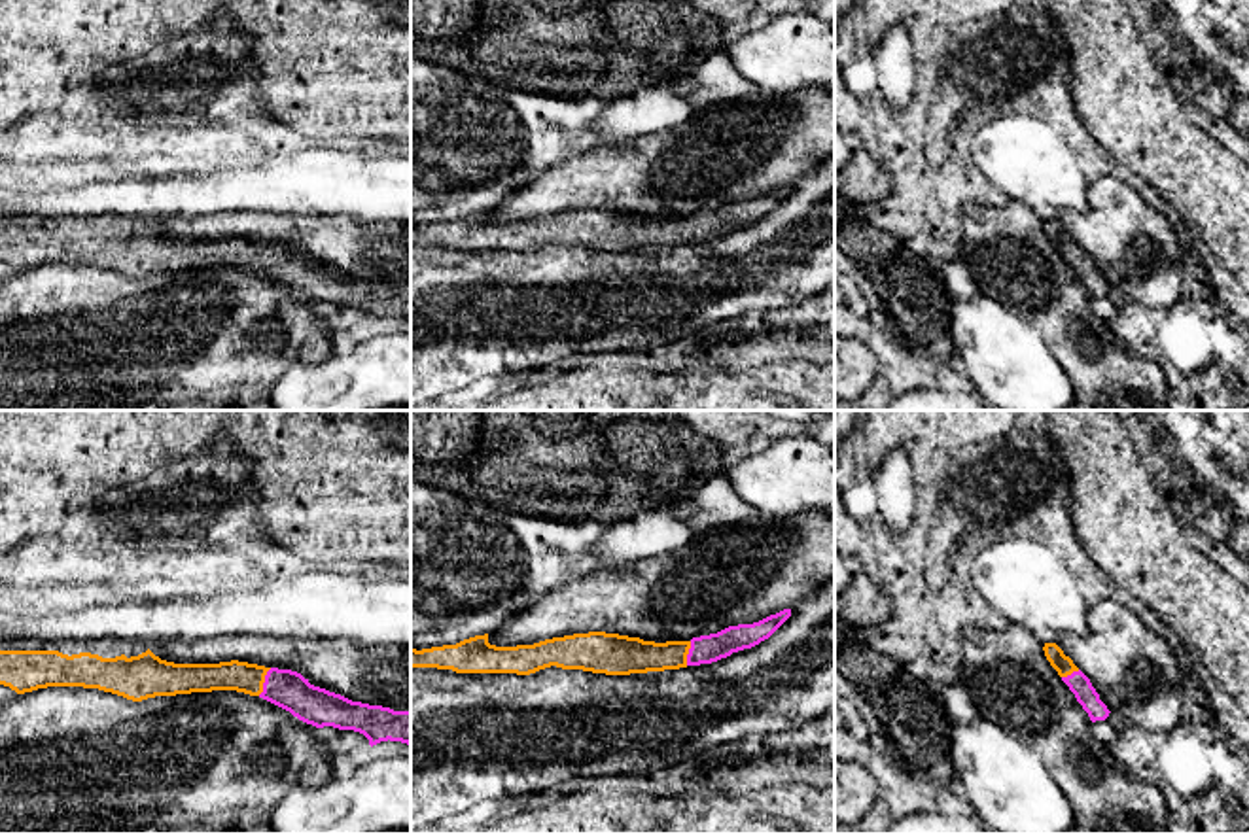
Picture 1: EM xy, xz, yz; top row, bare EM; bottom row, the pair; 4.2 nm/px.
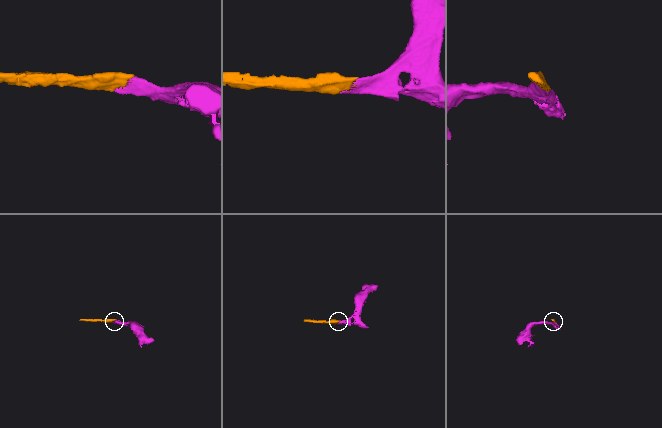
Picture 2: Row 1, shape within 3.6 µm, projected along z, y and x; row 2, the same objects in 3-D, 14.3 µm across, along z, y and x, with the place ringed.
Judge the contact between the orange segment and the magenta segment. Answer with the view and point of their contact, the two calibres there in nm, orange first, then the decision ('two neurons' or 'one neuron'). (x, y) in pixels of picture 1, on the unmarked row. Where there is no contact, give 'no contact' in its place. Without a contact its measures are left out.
xy (263, 258) | 130/160 nm | one neuron

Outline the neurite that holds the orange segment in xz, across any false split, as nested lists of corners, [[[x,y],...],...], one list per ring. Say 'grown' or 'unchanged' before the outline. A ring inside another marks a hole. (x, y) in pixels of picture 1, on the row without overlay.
grown; [[[783,185],[753,200],[729,202],[717,210],[691,217],[643,217],[606,208],[573,210],[534,221],[496,223],[488,210],[416,227],[411,223],[411,244],[452,246],[456,250],[517,250],[530,252],[556,242],[606,252],[630,252],[712,240],[732,229],[751,225],[768,216],[787,195]]]

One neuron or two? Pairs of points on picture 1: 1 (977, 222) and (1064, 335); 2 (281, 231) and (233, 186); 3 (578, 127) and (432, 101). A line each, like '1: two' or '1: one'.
1: one
2: two
3: one

